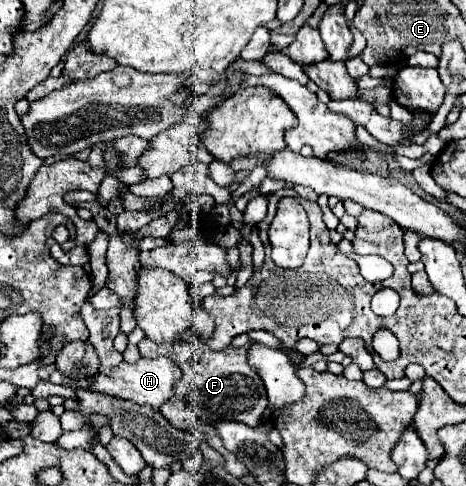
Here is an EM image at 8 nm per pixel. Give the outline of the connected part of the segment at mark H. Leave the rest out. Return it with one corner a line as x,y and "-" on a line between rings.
139,358
135,364
127,364
127,362
121,362
117,368
111,370
109,376
101,374
101,372
95,372
95,374
85,374
81,368
71,372
71,374
65,374
69,380
73,382
79,382
79,380
91,380
91,386
87,386
87,390
91,392
103,392
103,394
109,394
109,396
119,396
119,398
129,398
133,402
139,402
139,404
149,404
153,406
153,410
159,410
159,406
163,402
167,402
171,396
173,396
173,384
175,380
179,380
181,376
181,370
175,366
175,362
171,362
169,358

